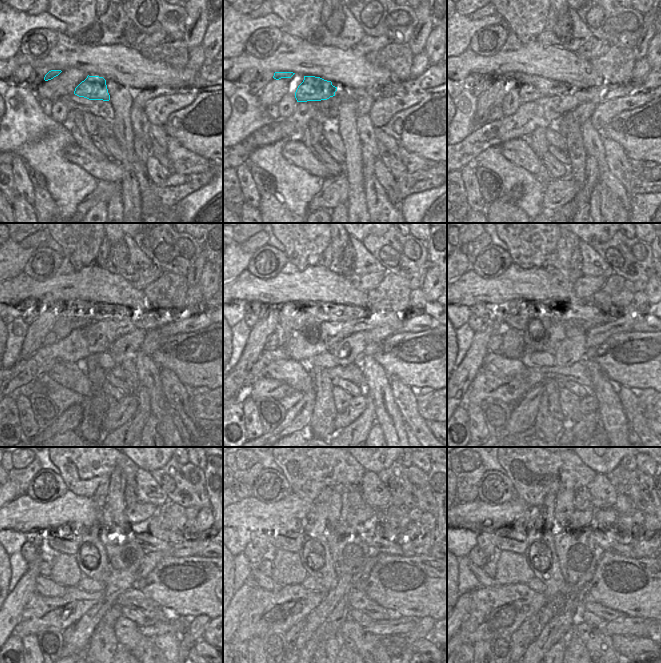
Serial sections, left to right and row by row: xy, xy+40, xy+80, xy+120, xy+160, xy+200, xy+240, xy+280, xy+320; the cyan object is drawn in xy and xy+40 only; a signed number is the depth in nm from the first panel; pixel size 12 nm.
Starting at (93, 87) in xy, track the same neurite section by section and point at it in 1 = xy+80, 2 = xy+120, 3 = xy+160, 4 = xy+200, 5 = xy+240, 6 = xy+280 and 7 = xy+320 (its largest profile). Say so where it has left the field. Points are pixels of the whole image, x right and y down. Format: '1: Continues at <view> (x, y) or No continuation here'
1: Continues at xy+80 (531, 88)
2: Continues at xy+120 (82, 313)
3: Continues at xy+160 (304, 313)
4: Continues at xy+200 (518, 320)
5: Continues at xy+240 (70, 544)
6: Continues at xy+280 (279, 538)
7: Continues at xy+320 (505, 537)

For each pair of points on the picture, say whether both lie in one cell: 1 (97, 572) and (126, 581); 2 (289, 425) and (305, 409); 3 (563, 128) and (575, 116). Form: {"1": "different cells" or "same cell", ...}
{"1": "different cells", "2": "same cell", "3": "same cell"}

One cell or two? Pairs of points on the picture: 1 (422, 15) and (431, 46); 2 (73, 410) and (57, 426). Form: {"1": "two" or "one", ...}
{"1": "two", "2": "one"}

